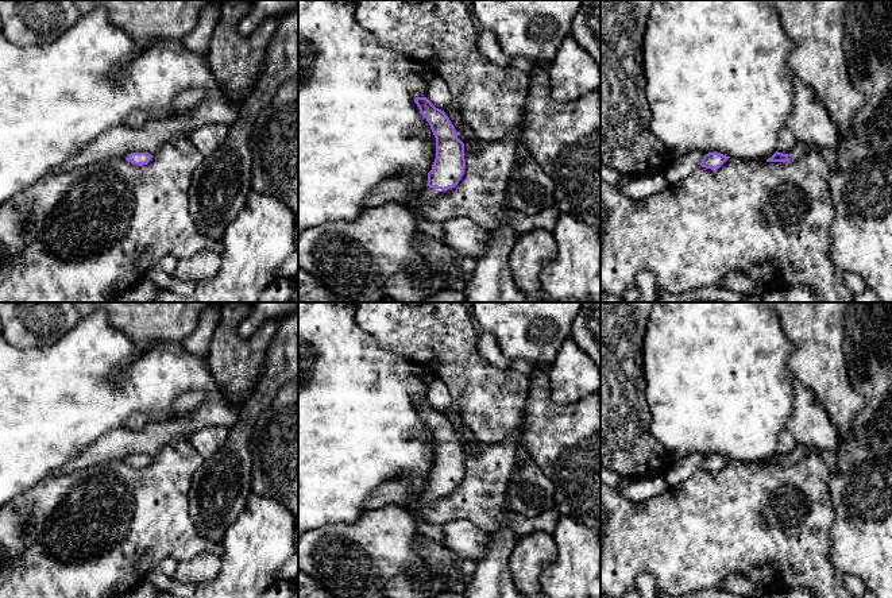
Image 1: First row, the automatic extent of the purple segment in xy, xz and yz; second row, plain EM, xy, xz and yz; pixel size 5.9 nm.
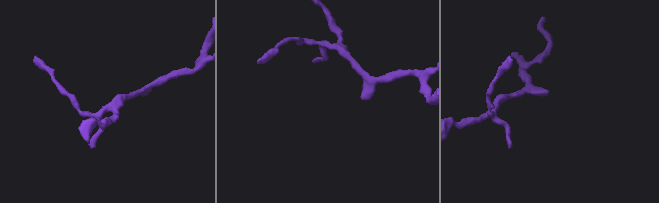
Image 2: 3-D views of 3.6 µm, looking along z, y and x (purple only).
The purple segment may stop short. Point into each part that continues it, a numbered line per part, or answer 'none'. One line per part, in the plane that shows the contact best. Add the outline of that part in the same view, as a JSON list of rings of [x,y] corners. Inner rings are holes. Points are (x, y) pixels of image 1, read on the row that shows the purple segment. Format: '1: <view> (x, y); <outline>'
1: xz (428, 193); [[[425,188],[424,190],[421,190],[420,193],[420,201],[421,202],[428,202],[433,198],[436,198],[443,190],[437,189],[437,188]]]

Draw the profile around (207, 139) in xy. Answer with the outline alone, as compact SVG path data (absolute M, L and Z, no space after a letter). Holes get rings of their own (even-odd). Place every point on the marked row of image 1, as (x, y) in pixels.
M209 123L196 128L190 140L202 157L213 154L228 135L228 127L219 123Z

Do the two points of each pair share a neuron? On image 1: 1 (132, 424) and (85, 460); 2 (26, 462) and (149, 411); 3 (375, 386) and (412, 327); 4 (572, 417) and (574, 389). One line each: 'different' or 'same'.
1: different
2: same
3: different
4: different

